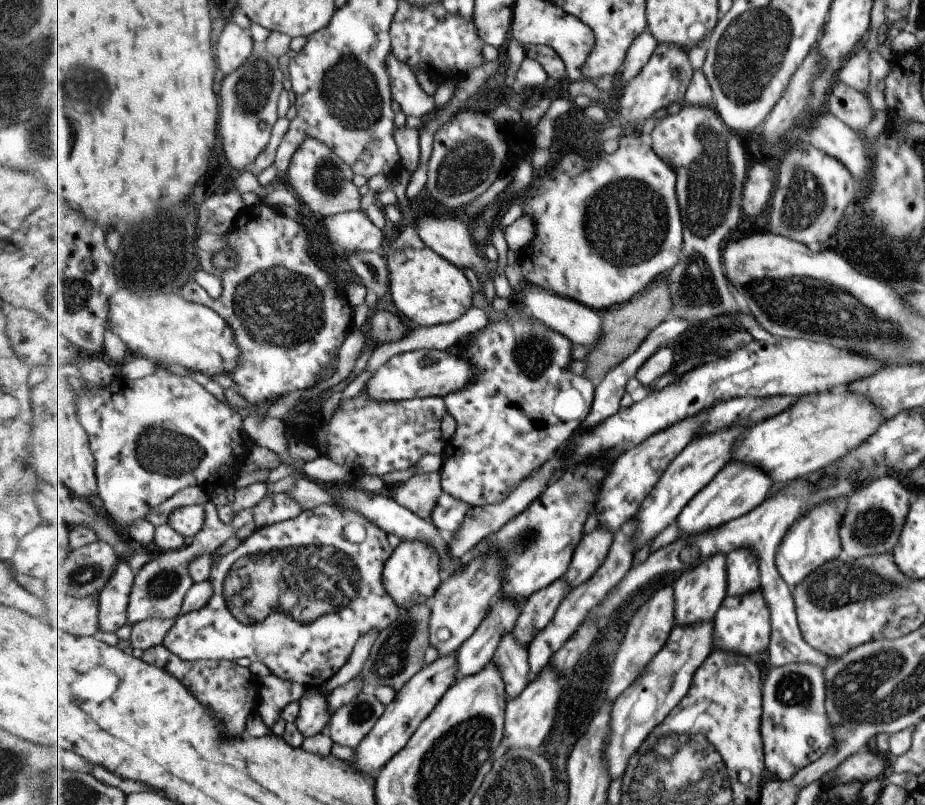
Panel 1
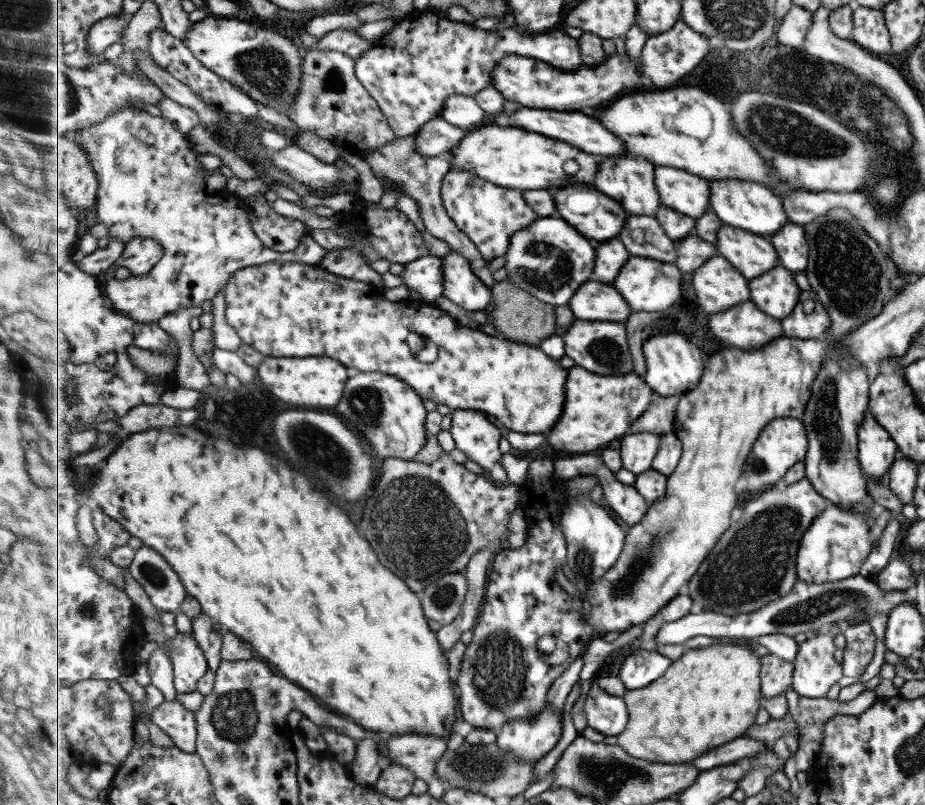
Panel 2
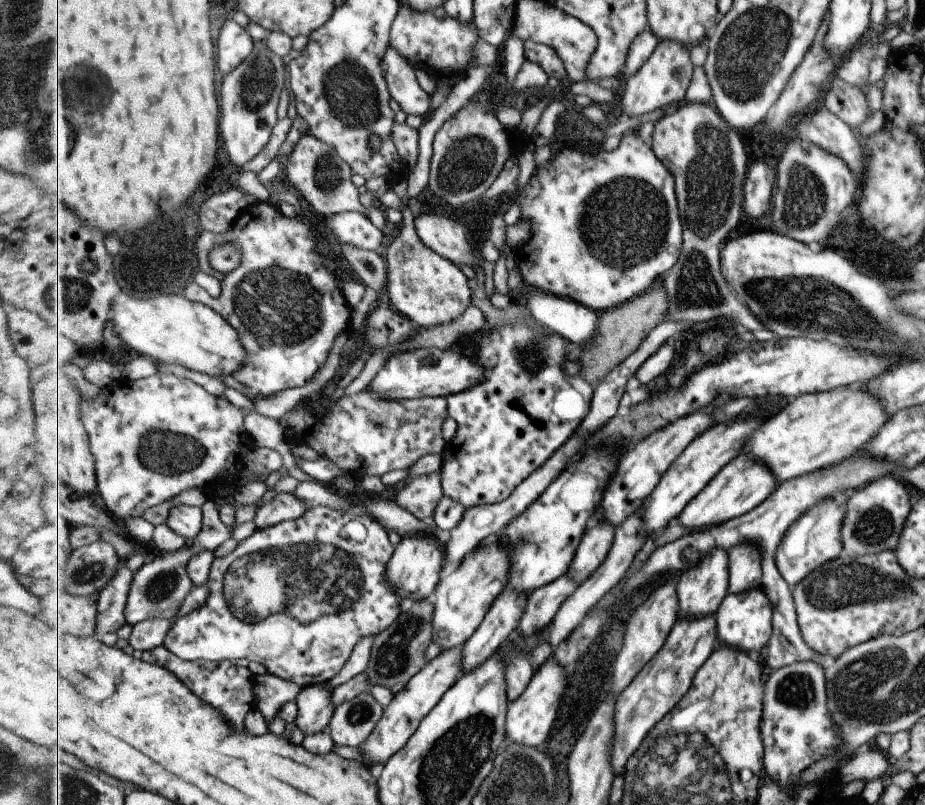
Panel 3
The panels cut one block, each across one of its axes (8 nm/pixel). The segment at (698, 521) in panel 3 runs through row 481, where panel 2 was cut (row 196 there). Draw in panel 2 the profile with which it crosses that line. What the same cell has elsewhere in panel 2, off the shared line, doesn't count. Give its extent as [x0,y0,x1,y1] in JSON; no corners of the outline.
[711,180,790,238]

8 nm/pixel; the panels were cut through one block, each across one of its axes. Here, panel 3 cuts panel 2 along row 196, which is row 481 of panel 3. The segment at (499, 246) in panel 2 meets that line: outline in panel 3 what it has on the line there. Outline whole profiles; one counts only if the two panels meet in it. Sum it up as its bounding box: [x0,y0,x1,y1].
[440,325,595,509]

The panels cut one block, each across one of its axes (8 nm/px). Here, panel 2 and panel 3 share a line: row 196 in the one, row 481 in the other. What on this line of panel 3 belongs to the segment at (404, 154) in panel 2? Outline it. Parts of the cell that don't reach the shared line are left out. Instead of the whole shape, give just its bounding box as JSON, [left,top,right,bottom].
[395,471,445,525]

